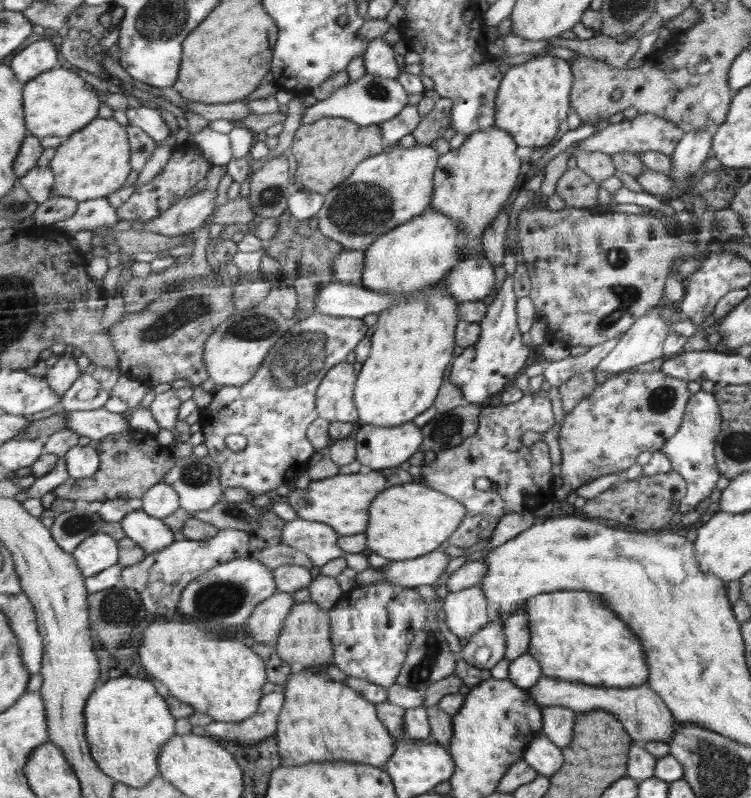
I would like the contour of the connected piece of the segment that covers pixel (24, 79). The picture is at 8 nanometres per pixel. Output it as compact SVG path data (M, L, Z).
M36 38L12 59L11 66L21 82L27 84L41 74L57 68L60 65L58 56L60 54L52 40Z

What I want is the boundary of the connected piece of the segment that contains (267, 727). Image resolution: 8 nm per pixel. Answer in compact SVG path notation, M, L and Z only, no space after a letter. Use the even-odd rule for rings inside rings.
M277 687L270 694L261 698L257 712L242 722L214 721L206 726L207 734L226 740L242 740L242 742L260 742L272 737L277 732L277 722L280 720L282 705L286 700L286 688Z

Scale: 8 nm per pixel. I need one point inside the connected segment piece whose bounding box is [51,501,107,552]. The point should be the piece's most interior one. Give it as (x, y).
(71, 529)

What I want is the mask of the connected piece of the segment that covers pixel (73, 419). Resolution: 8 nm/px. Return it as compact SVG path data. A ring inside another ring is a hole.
M100 408L99 410L76 410L74 412L66 412L68 414L68 429L74 429L82 436L87 436L90 439L100 442L103 438L110 435L117 435L127 430L132 429L132 422L130 422L130 416L126 417L126 414L118 412L110 412L106 408Z

